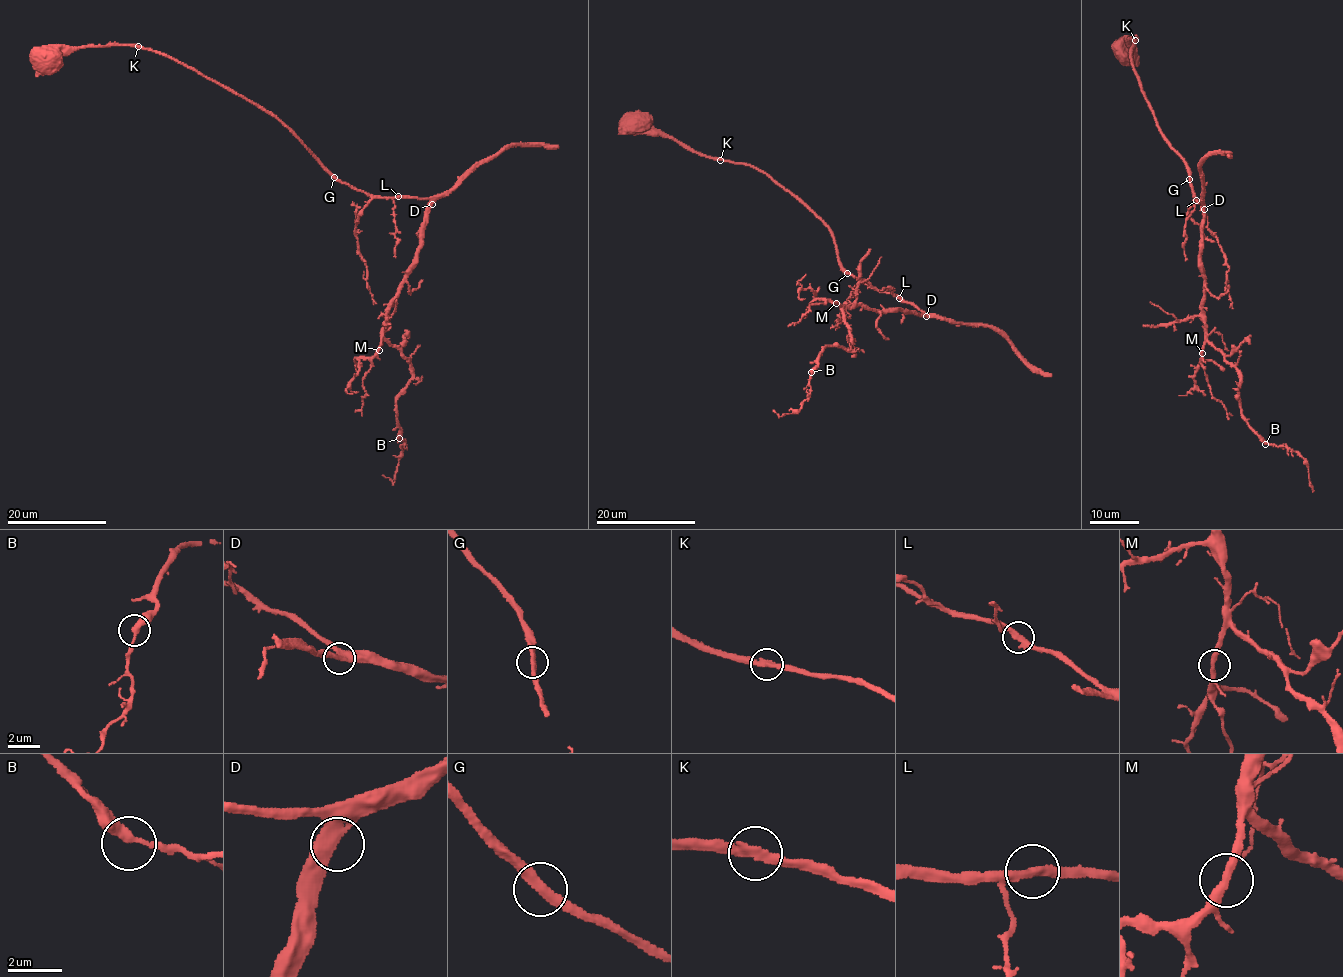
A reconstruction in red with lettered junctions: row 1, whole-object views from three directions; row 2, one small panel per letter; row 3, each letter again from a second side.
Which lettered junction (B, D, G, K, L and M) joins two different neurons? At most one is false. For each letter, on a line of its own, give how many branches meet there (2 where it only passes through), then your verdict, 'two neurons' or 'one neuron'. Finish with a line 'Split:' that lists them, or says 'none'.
B: 2 | one neuron
D: 2 | one neuron
G: 2 | one neuron
K: 2 | one neuron
L: 2 | one neuron
M: 2 | one neuron
Split: none

